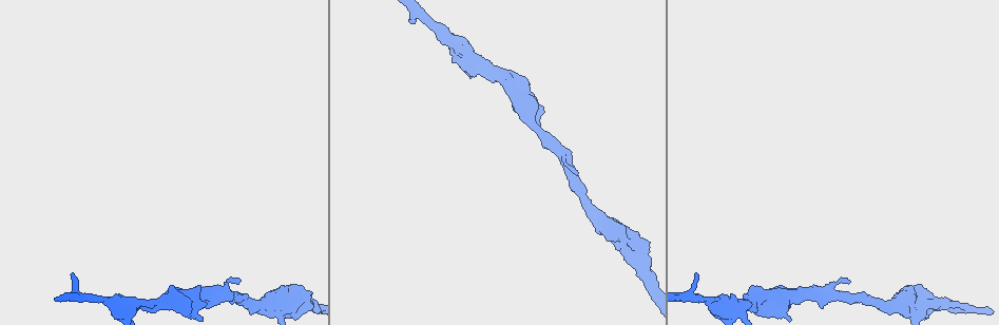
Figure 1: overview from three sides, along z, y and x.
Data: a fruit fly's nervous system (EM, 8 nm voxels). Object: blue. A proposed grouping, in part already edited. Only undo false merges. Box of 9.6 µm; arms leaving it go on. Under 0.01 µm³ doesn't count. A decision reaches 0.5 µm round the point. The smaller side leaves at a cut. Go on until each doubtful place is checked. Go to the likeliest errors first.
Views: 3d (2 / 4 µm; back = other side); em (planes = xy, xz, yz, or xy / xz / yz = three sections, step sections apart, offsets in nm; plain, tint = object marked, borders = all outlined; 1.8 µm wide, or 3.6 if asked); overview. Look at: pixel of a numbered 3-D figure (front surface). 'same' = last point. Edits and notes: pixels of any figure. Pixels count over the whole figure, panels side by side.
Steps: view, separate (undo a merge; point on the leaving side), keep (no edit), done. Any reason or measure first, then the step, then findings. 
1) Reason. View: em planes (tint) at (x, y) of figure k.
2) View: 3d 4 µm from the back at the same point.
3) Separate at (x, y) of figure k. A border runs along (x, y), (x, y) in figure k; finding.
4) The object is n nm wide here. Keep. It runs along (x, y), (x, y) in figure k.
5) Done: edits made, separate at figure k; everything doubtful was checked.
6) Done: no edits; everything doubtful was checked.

Sudden change in width. View: em 3.6 µm xz step 4 (borders) at (736, 307) of figure 1.

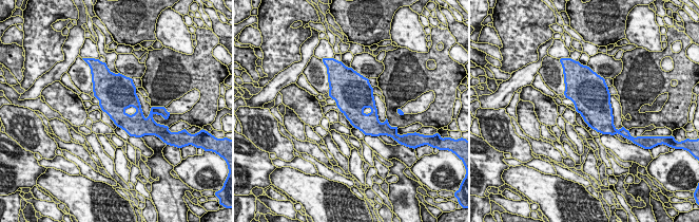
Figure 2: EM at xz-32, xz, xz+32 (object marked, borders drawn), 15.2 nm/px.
Keep. One neuron here.

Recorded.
Sudden change in width. View: 3d 4 µm from the back at (287, 303) of figure 1.

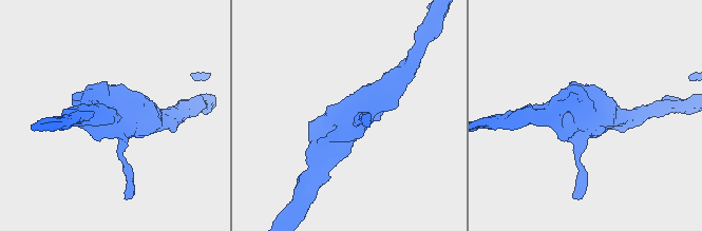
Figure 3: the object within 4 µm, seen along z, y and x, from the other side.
Now the EM. View: em planes (tint) at (583, 112) of figure 3.

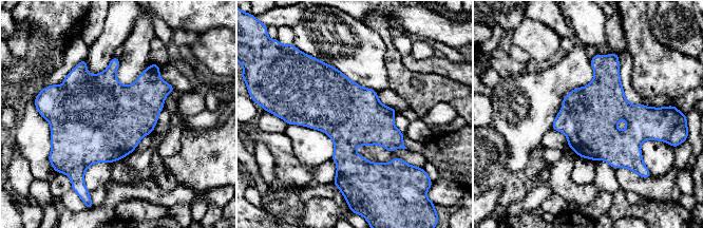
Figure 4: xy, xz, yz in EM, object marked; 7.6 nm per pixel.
Keep. Continuous, no second neuron.

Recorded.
Calibre changes. View: 3d 4 µm at (788, 295) of figure 1.

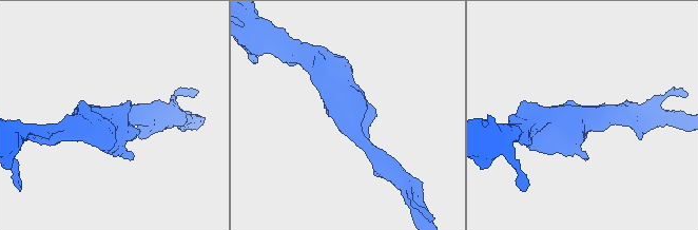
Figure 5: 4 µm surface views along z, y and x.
Now the EM. View: em xy step 4 (tint) at (582, 120) of figure 5.

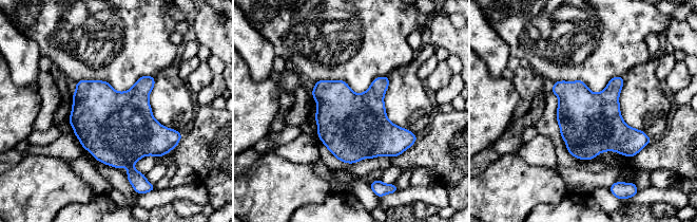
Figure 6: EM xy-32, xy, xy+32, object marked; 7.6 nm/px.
Another direction. View: em planes (borders) at the same point.

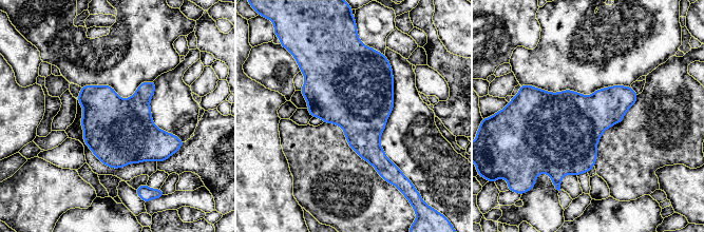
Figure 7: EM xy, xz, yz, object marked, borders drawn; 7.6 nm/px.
The object is 480 nm wide here. Keep. All the same neuron.

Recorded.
Done: no edits; everything doubtful was checked.

